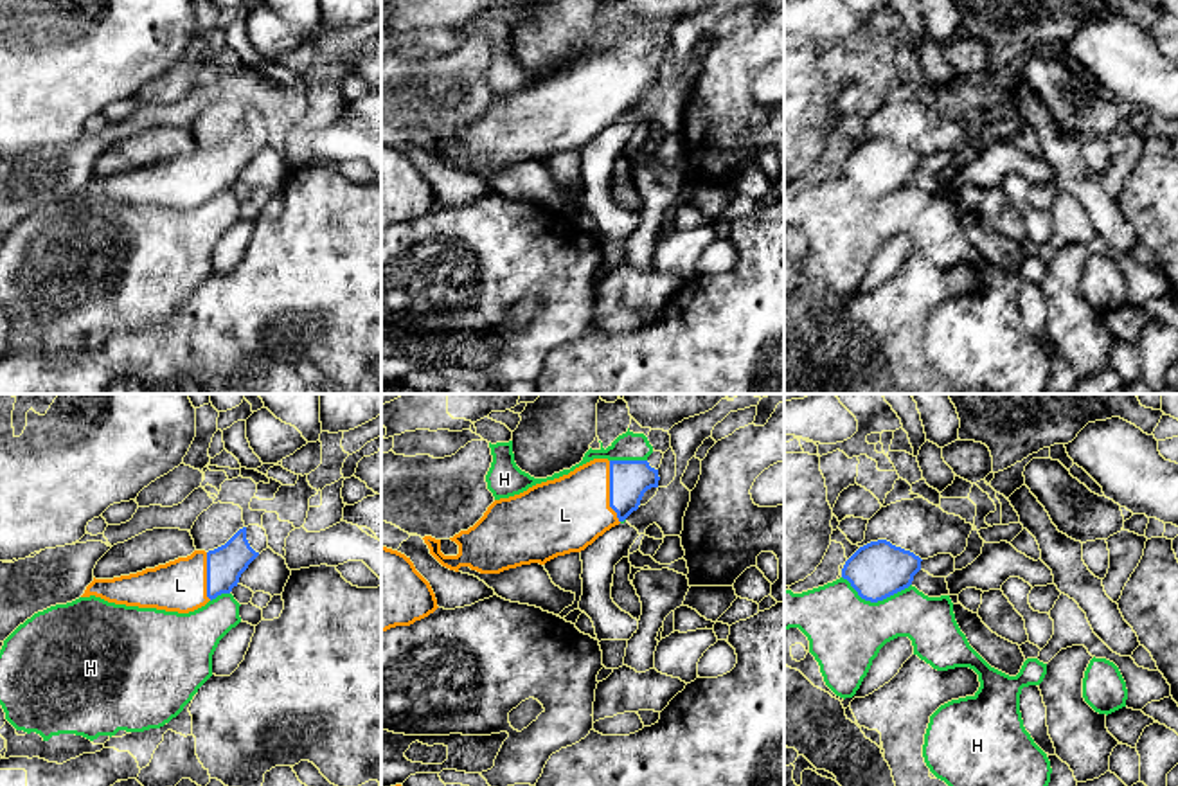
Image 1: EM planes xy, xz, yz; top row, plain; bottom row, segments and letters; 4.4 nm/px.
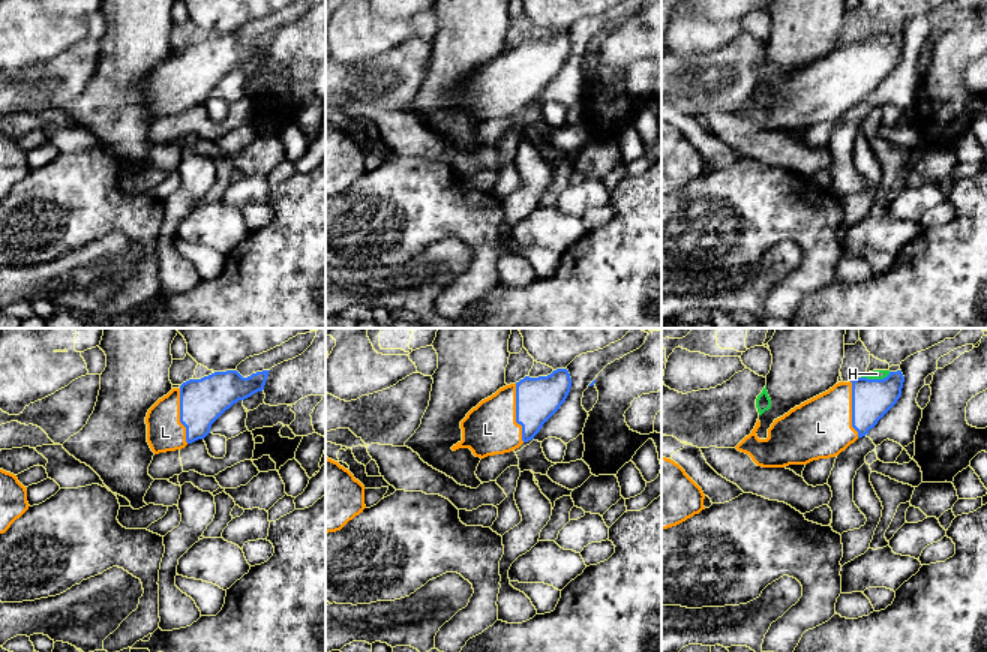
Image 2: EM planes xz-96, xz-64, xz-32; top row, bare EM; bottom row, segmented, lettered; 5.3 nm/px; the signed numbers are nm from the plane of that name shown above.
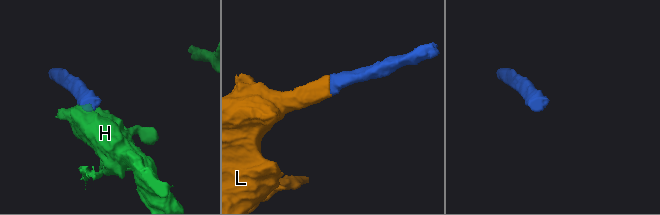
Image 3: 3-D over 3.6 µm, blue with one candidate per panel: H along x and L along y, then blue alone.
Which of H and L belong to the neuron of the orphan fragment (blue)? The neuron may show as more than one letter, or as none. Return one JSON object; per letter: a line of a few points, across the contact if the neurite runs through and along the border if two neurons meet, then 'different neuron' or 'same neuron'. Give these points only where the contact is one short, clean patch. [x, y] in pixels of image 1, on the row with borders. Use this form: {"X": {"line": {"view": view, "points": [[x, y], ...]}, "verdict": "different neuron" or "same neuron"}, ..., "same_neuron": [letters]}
{"H": {"line": {"view": "yz", "points": [[842, 576], [862, 598], [871, 601], [882, 601], [910, 585]]}, "verdict": "different neuron"}, "L": {"verdict": "same neuron"}, "same_neuron": ["L"]}

